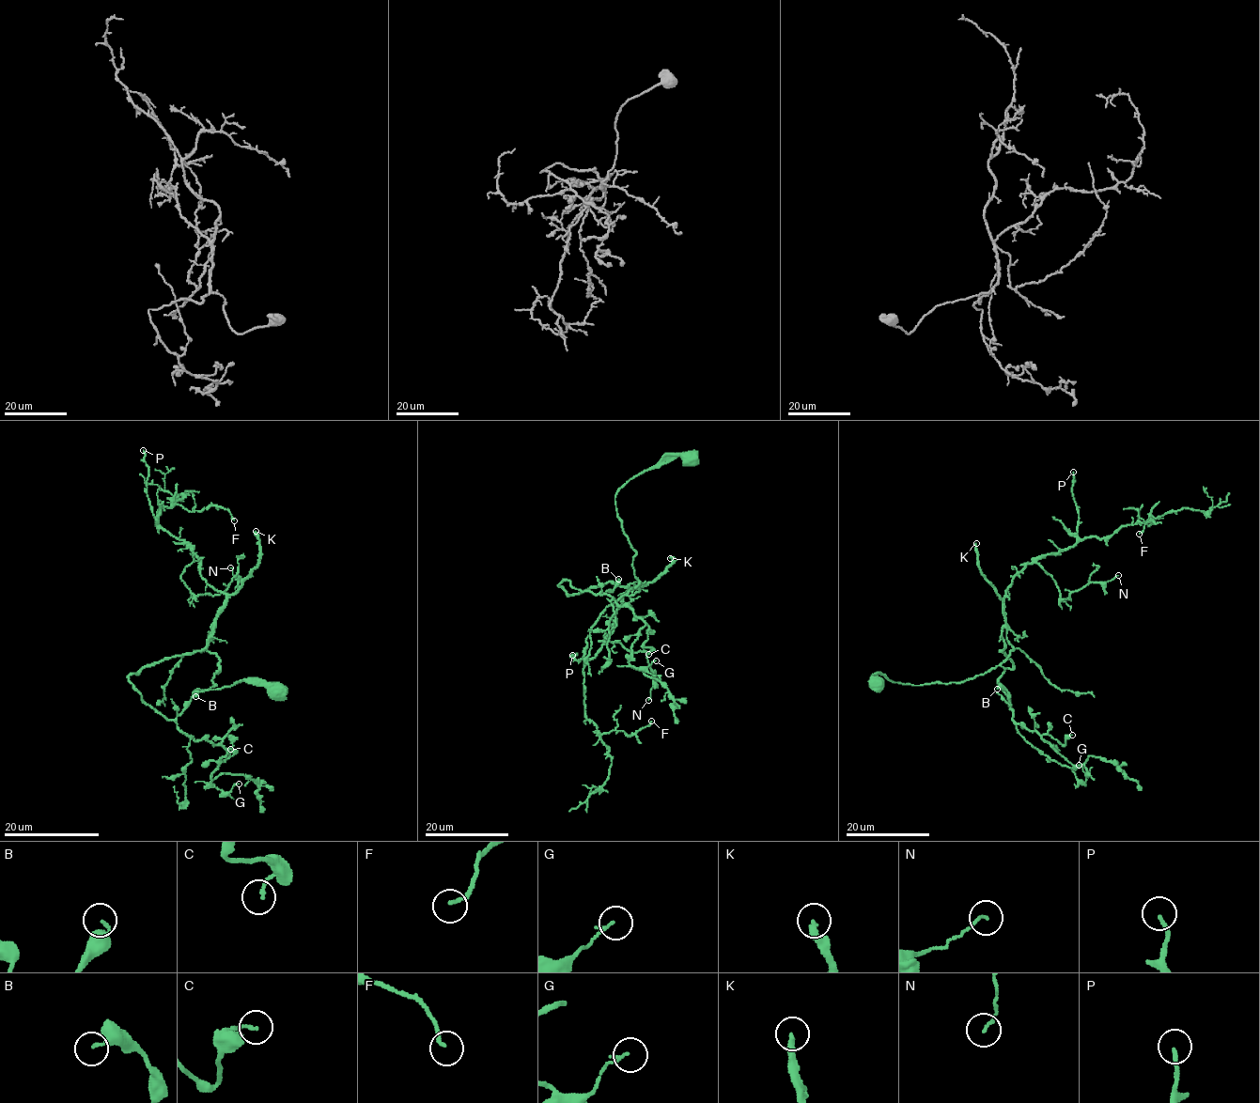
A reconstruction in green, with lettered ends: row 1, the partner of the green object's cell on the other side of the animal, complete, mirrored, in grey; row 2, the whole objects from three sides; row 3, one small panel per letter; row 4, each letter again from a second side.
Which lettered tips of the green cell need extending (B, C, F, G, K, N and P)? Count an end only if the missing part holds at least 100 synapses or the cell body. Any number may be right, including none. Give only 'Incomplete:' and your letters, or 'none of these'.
Incomplete: K

